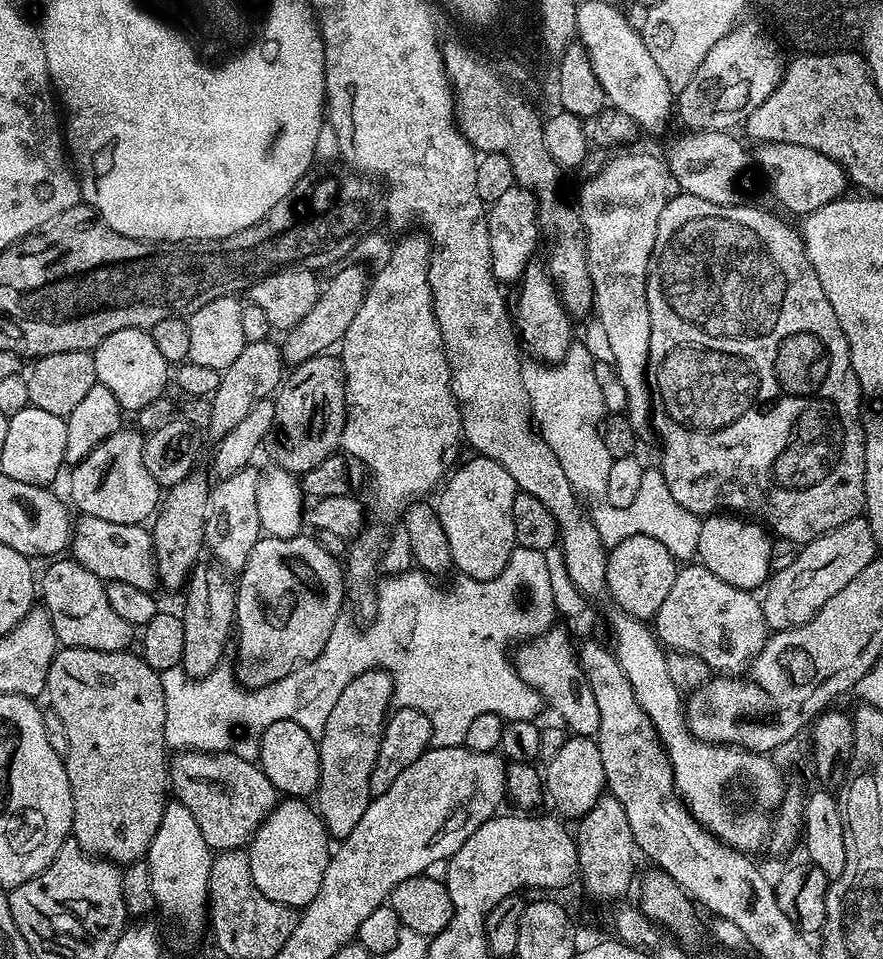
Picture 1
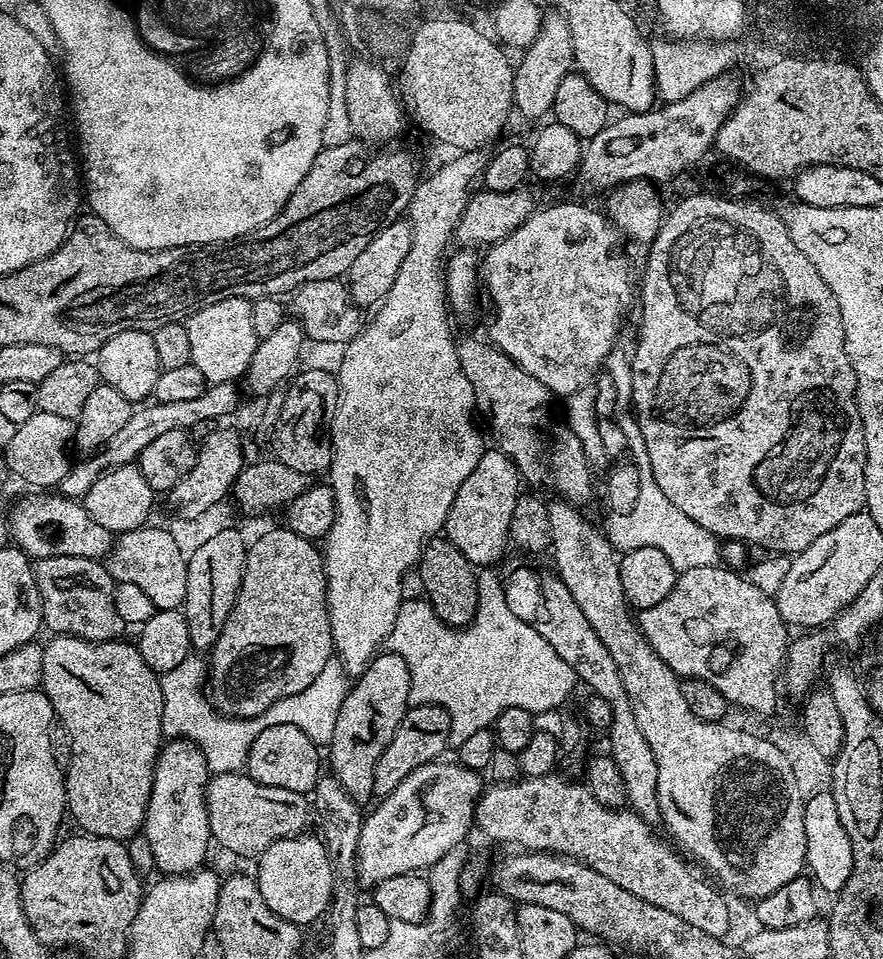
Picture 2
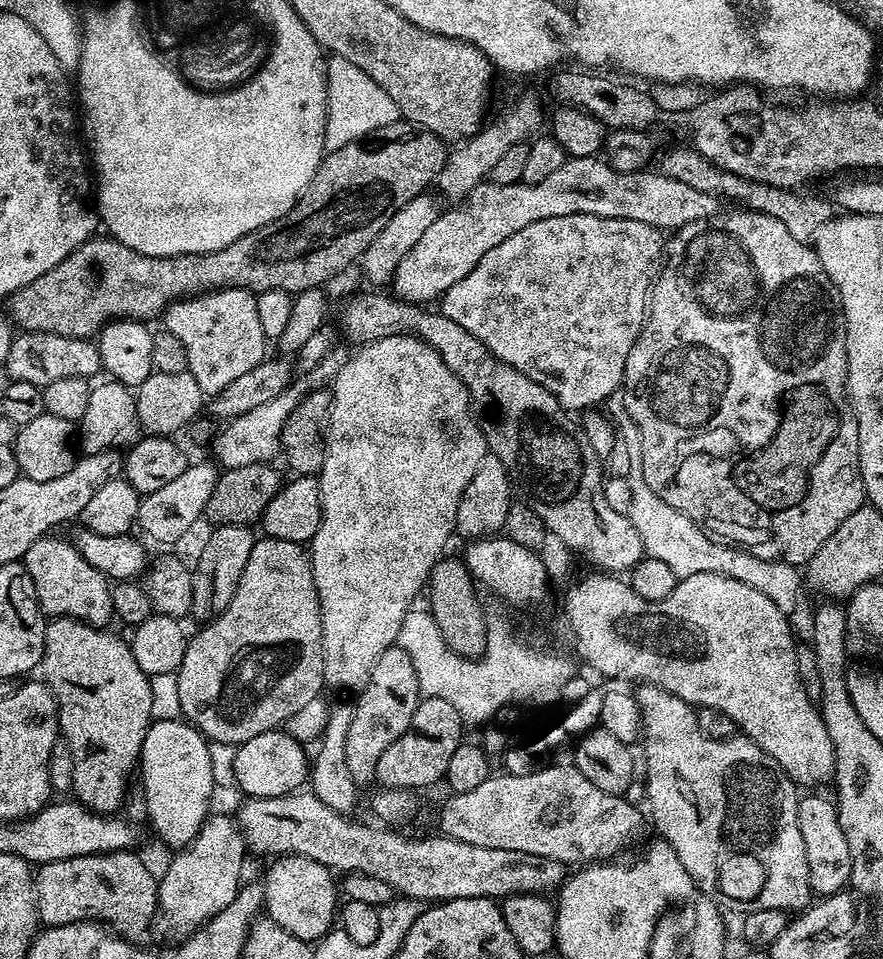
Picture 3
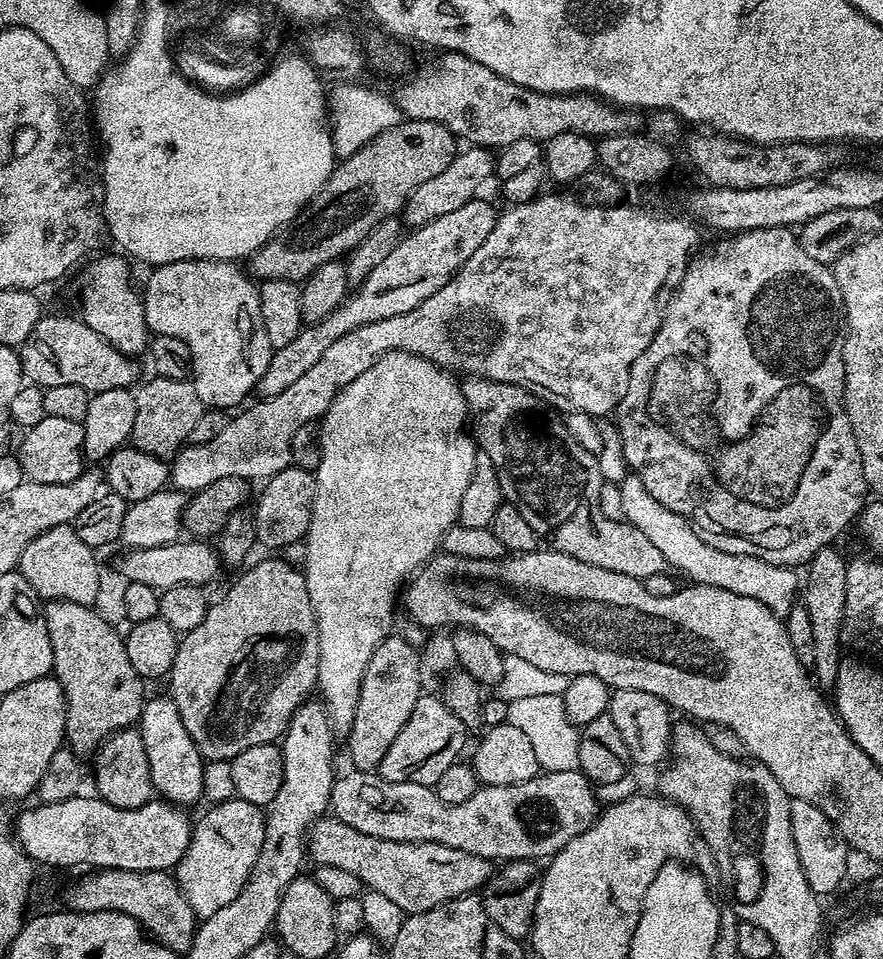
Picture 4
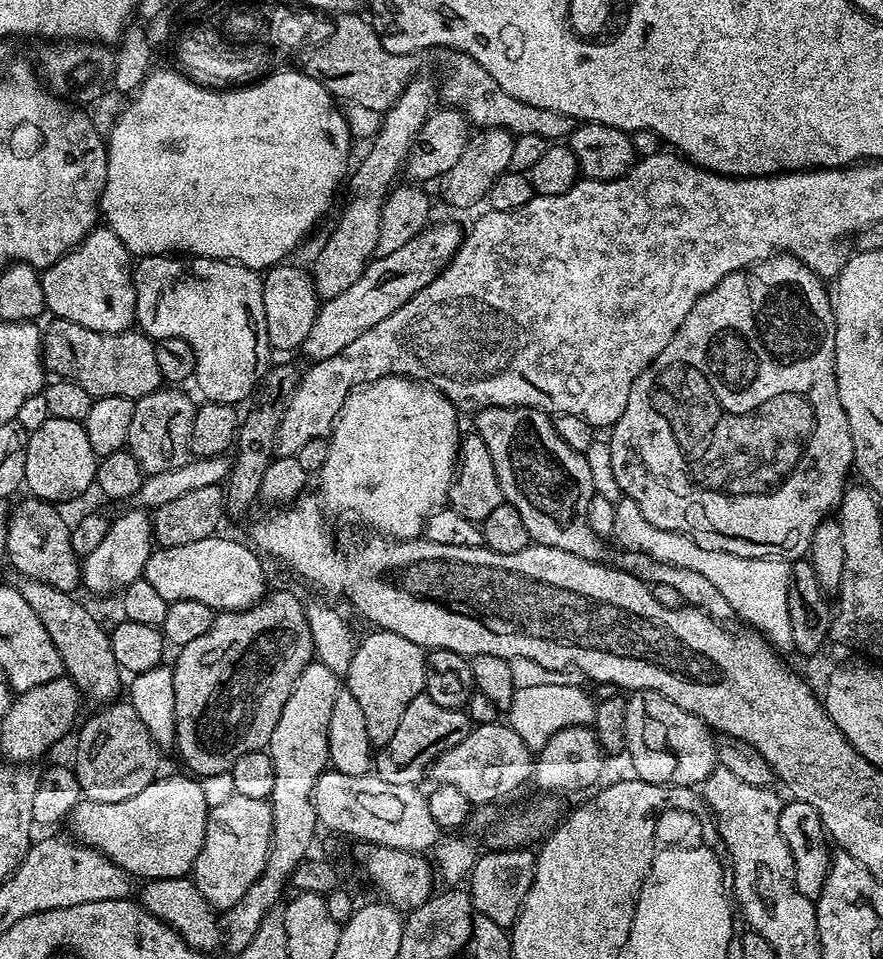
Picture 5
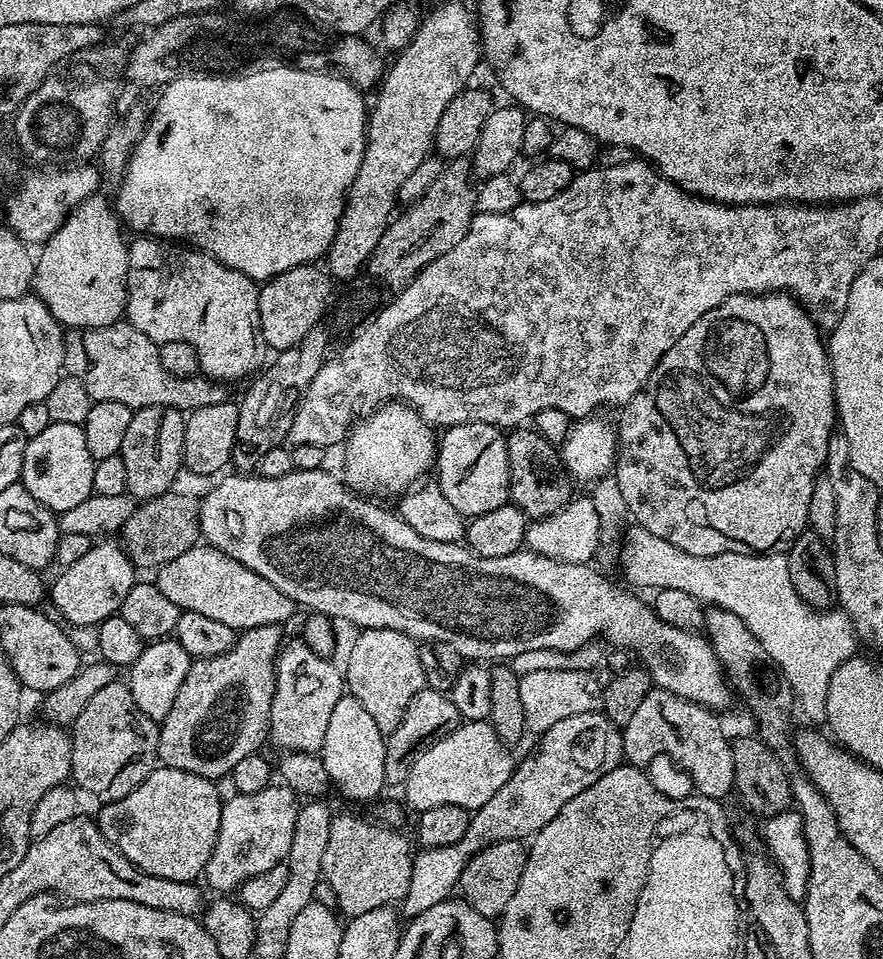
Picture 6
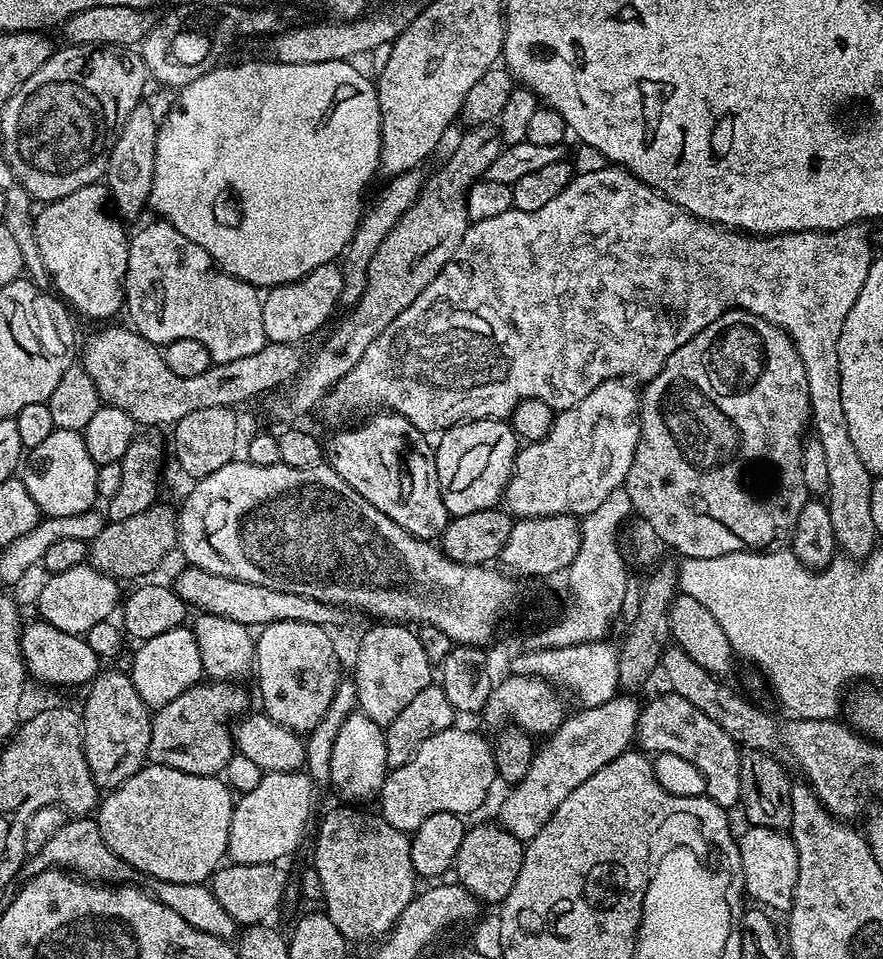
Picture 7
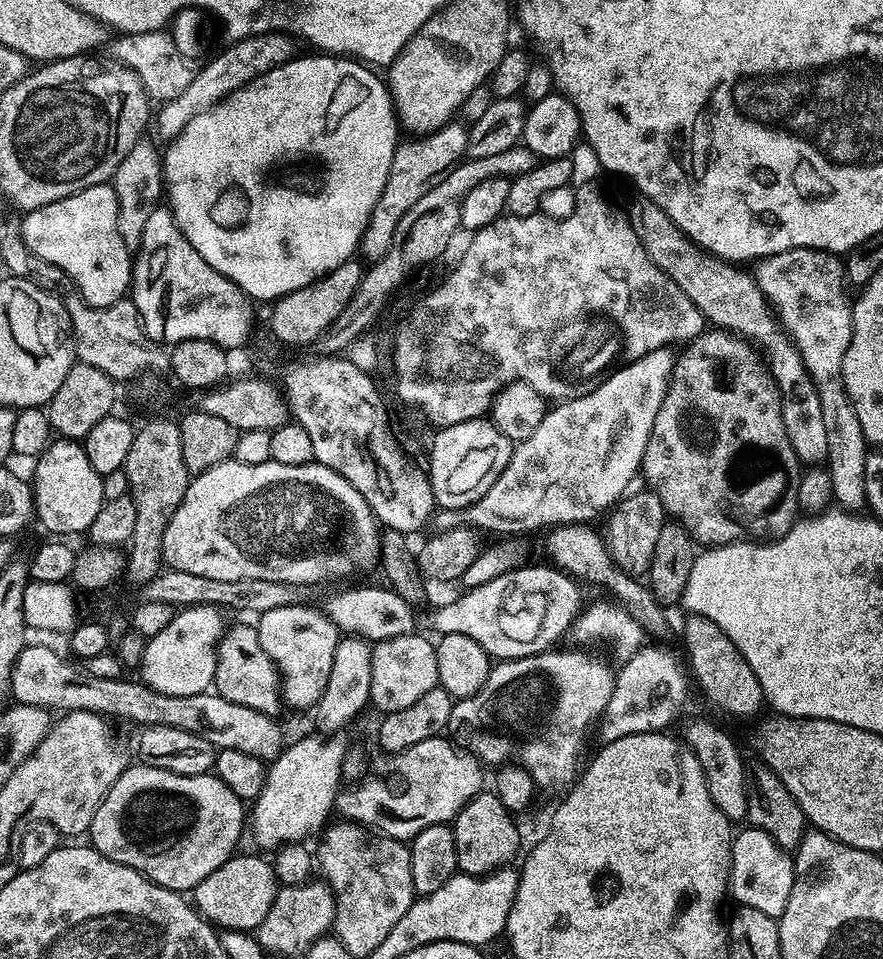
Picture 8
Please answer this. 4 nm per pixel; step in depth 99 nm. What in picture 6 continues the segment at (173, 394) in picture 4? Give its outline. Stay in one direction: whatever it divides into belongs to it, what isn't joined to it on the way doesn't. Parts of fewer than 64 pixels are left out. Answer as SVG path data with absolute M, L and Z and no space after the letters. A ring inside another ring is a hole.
M144 407L132 413L120 457L126 467L127 493L139 501L150 500L169 491L182 470L182 438L185 436L185 415L179 409Z

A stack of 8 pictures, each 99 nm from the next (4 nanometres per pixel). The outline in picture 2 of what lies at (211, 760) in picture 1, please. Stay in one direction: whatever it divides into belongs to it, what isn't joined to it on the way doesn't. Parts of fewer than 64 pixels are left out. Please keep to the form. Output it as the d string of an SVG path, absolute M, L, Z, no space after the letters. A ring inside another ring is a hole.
M247 771L217 772L204 789L210 834L236 856L259 858L266 846L286 836L298 836L305 831L310 816L310 804L303 795L294 790L282 790L282 786L262 786L250 778Z

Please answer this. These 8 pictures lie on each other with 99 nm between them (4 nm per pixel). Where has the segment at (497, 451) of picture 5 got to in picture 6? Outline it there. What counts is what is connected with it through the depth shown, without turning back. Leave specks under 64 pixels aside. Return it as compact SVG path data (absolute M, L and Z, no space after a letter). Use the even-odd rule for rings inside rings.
M517 426L507 433L507 438L511 503L517 504L525 516L537 518L554 514L572 500L574 484L561 463L557 445L546 442L546 438L542 438L532 426Z

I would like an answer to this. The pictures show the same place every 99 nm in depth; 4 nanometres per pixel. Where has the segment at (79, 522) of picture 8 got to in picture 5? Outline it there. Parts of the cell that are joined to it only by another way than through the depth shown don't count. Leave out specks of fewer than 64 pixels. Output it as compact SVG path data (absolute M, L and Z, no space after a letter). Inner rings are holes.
M50 418L28 437L24 484L37 500L72 500L95 485L97 463L98 457L94 450L90 450L90 438L86 438L86 430L81 421Z

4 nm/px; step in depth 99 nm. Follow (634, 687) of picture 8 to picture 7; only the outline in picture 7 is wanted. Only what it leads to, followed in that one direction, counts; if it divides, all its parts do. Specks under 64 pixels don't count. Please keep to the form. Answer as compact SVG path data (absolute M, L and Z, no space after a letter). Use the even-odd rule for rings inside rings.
M617 694L612 700L602 702L601 705L593 708L581 707L580 712L574 713L573 716L572 713L565 715L564 721L556 727L555 732L541 743L545 744L541 748L539 745L533 751L530 770L526 770L526 778L511 785L509 792L512 793L500 804L499 827L505 828L507 832L514 834L514 838L518 838L522 842L532 840L538 834L538 830L542 830L542 826L546 826L546 822L550 822L554 810L558 810L558 806L562 806L563 800L573 790L578 790L578 786L582 786L582 782L586 782L586 778L590 778L590 774L598 774L598 770L602 770L602 766L606 766L606 762L614 762L614 758L629 751L636 740L636 724L640 720L642 707L641 701L636 701L632 696L635 695Z

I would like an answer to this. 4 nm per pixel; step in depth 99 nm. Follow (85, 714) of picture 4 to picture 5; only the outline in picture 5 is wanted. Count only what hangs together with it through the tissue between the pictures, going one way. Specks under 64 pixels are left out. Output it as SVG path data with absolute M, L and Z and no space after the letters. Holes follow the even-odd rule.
M23 578L15 581L14 587L30 602L30 610L38 614L42 626L50 634L50 642L58 650L58 654L64 663L64 671L68 679L76 684L81 697L93 700L94 705L104 706L115 701L121 695L120 676L122 669L114 658L114 650L110 646L110 632L103 628L92 617L92 612L84 604L79 604L77 598L71 592L63 592L54 586L46 586L46 582L34 582Z

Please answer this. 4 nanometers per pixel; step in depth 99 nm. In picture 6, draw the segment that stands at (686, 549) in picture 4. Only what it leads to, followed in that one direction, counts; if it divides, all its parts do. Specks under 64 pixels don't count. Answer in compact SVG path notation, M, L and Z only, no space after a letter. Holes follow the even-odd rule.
M639 526L625 531L619 548L620 568L632 576L637 589L686 590L707 605L738 614L738 618L750 626L754 638L766 646L766 654L770 654L782 674L786 674L795 703L799 711L800 708L804 711L808 722L825 719L831 675L847 659L857 655L858 641L846 613L811 608L797 594L790 578L787 555L747 556L727 552L717 556L695 556L678 550L678 546Z

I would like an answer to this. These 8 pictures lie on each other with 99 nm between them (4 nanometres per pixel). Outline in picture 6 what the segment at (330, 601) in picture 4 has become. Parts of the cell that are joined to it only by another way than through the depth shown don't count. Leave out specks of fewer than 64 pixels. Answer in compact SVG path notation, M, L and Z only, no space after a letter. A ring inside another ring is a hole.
M403 402L380 405L375 412L370 412L353 423L342 445L344 483L353 492L368 498L399 497L417 482L423 481L427 472L429 475L433 471L438 440L435 435L432 437L432 432L434 433L433 425L427 424L415 408Z

